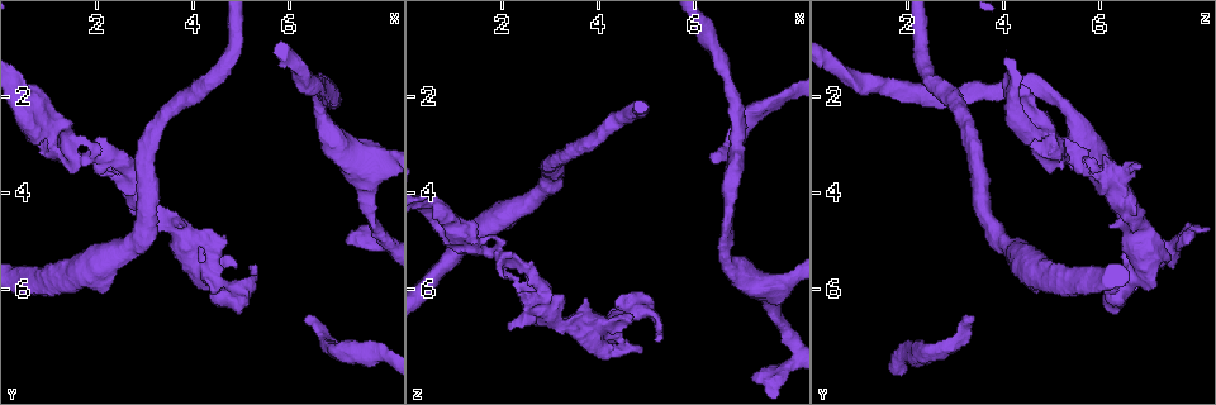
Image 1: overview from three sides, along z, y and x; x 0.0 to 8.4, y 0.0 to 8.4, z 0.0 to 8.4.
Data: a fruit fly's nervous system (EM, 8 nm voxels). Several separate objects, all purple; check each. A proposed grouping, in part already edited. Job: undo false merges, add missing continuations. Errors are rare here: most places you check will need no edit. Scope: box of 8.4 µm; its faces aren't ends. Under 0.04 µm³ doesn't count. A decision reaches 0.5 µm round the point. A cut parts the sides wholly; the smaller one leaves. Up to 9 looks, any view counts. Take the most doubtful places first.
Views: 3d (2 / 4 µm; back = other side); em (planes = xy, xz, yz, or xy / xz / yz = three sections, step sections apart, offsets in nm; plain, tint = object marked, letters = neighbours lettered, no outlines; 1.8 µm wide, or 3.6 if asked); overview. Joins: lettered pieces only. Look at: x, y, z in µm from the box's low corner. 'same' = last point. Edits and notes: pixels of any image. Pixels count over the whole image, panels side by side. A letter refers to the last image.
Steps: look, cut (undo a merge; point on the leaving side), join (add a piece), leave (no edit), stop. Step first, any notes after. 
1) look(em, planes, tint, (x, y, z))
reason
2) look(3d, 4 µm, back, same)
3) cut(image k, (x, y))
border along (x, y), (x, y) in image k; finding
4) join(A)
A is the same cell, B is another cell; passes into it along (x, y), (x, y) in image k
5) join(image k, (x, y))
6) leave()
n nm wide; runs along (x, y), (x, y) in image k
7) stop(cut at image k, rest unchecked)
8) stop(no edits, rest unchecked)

look(em, xy, step 16, letters, (6.45, 6.50, 3.40))
free end

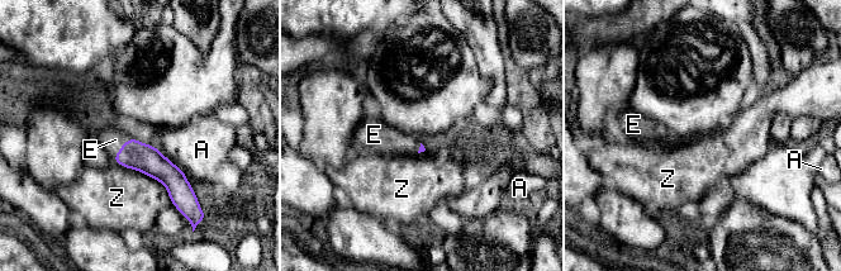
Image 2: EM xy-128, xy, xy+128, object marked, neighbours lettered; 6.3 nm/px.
join(E)
E is the same cell, A and Z are other cells; passes into it along (146, 158), (122, 147), (115, 139) in image 2; it goes on there

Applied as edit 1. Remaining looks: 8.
look(overview)
redraw

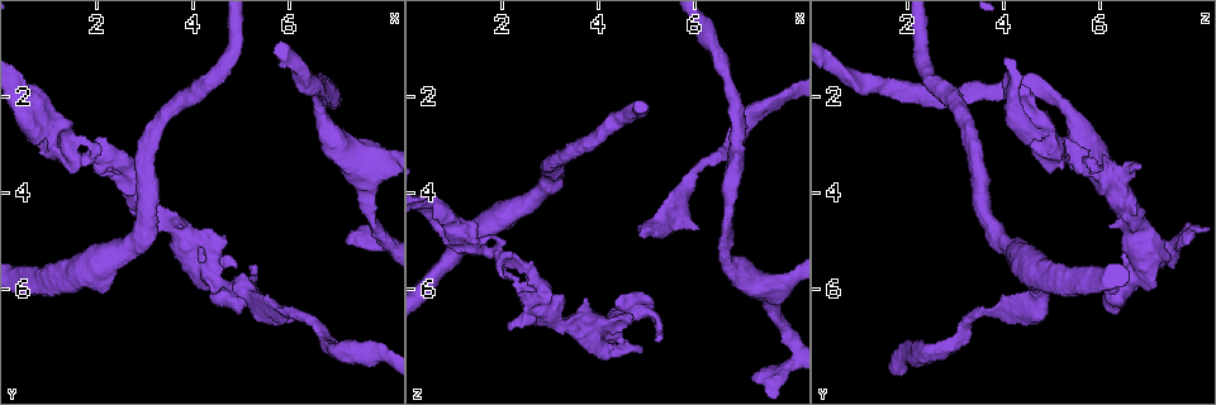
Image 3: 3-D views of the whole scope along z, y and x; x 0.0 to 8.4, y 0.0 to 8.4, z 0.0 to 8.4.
look(3d, 2 µm, (4.65, 4.90, 6.65))

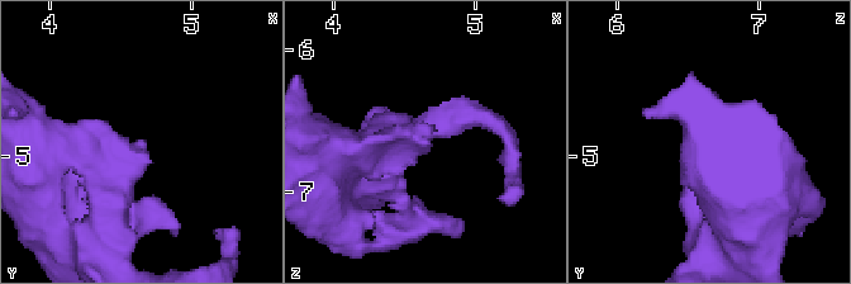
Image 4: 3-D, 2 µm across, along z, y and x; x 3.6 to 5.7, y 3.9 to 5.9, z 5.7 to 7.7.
look(em, planes, plain, (4.64, 4.86, 6.66))

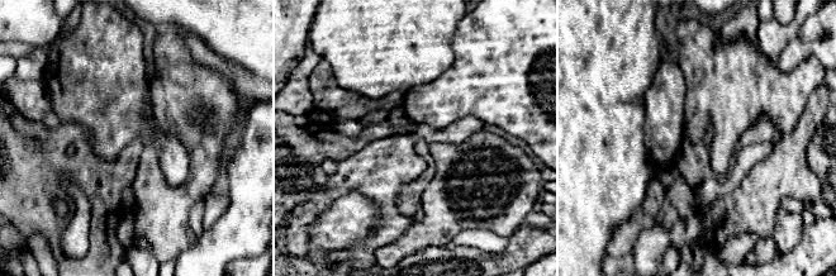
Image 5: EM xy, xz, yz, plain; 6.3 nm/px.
look(em, planes, letters, same)
see the neighbours

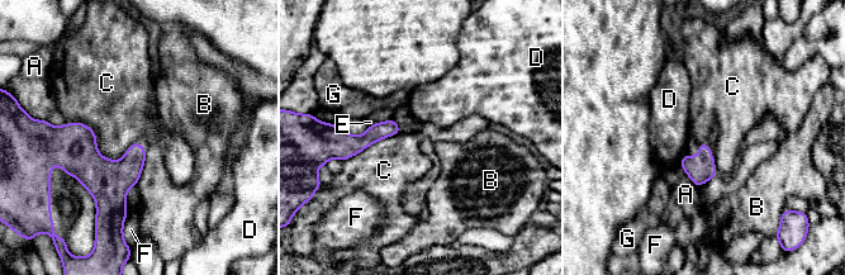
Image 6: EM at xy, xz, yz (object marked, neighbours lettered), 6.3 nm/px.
leave()
A, B, C, D, E, F and G are other cells; runs along (395, 129), (378, 131), (346, 153) in image 6; none of them fits

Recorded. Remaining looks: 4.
look(em, planes, letters, (2.70, 3.40, 5.65))
sudden change in width

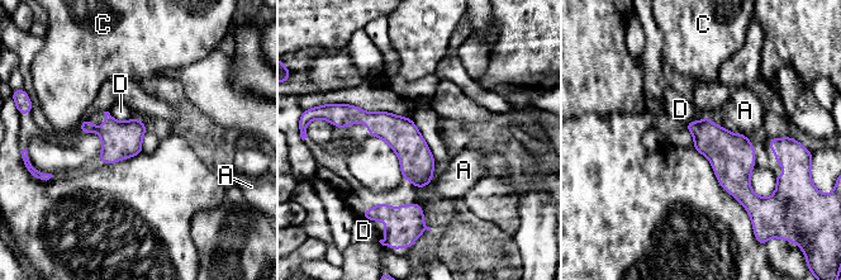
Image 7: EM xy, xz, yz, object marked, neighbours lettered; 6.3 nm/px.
leave()
220 nm wide; A, C and D are other cells; runs along (346, 122), (381, 124), (427, 179) in image 7; continuous, no second neuron

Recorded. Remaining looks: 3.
look(em, planes, letters, (1.05, 2.70, 4.80))
branch point

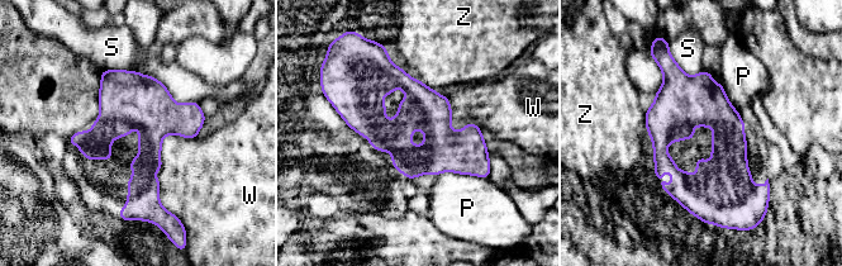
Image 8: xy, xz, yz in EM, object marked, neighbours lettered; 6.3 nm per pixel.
leave()
P, S, W and Z are other cells; runs along (353, 94), (412, 156), (483, 172) in image 8; all the same neuron

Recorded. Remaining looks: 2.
stop(join at image 2, rest unchecked)

